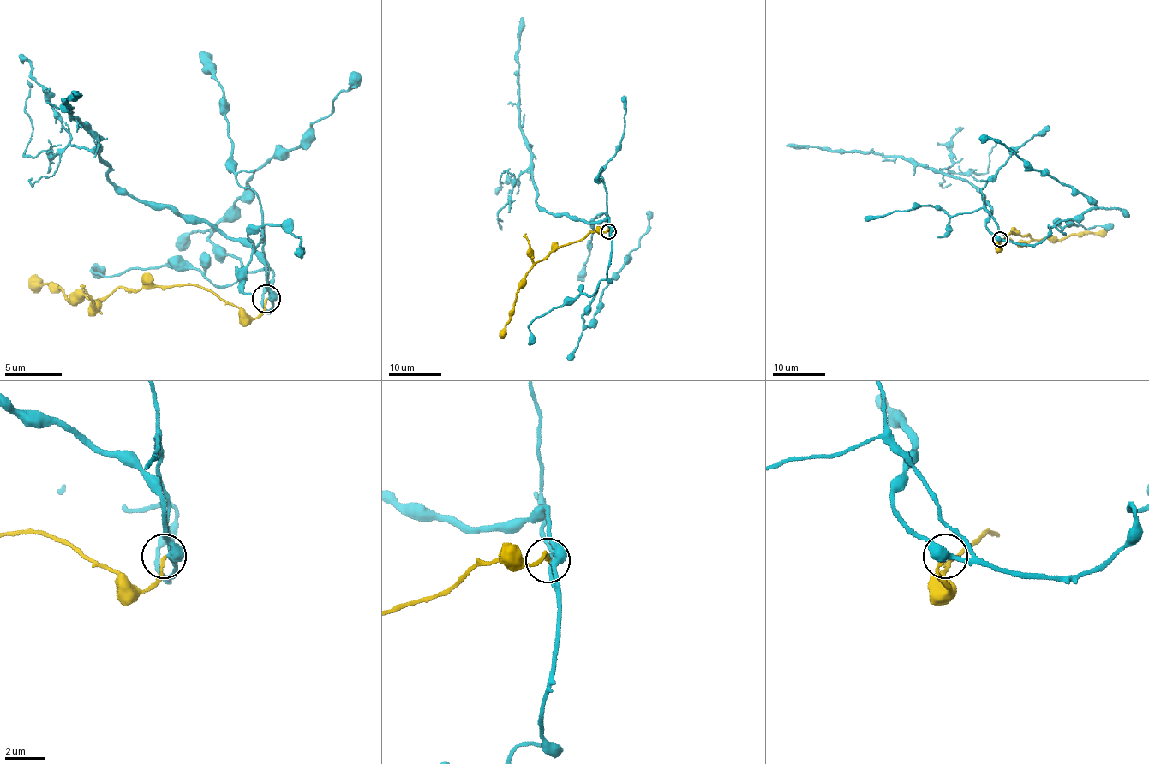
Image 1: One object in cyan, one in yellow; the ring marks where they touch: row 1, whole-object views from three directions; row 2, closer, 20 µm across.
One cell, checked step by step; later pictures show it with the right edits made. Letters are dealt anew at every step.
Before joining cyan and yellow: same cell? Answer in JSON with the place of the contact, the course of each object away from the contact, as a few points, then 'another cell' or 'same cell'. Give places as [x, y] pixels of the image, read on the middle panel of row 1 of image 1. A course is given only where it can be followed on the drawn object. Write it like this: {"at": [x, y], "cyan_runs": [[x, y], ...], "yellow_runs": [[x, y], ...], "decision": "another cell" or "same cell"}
{"at": [608, 231], "cyan_runs": [[609, 231], [607, 217], [585, 222], [553, 214], [535, 201], [532, 156], [522, 132], [517, 102], [523, 17]], "yellow_runs": [[609, 231], [590, 231], [579, 241], [557, 246], [540, 260], [519, 289], [513, 313], [500, 338]], "decision": "same cell"}

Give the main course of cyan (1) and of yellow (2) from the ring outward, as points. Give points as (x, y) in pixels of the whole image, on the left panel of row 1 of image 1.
1: (266, 299), (264, 262), (249, 247), (122, 193), (98, 143), (68, 109), (79, 94)
2: (266, 299), (264, 310), (247, 316), (201, 285), (116, 288), (104, 299), (70, 299), (59, 288), (31, 279)

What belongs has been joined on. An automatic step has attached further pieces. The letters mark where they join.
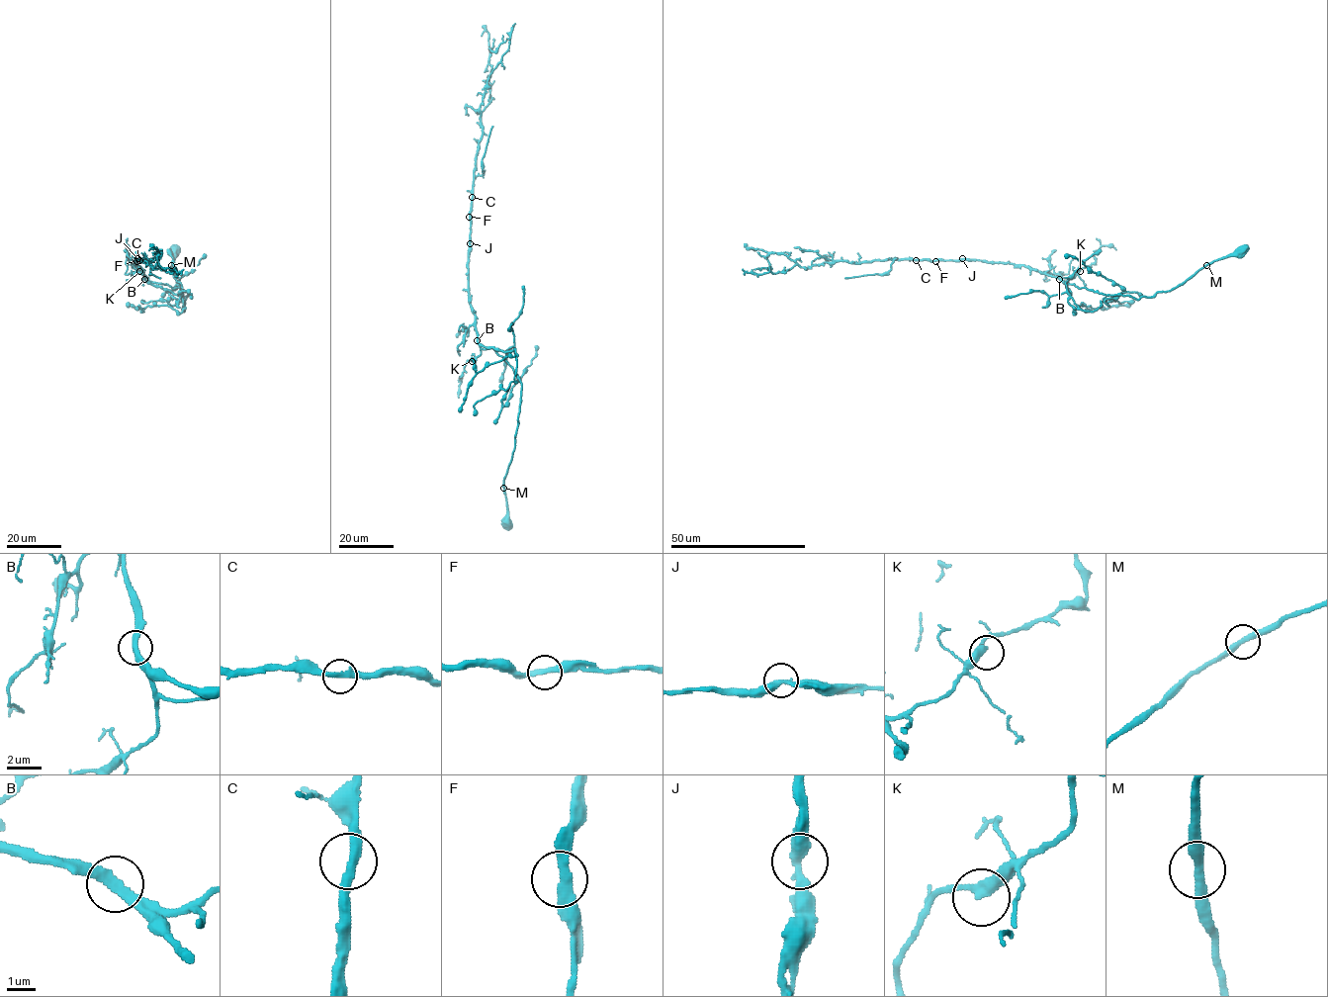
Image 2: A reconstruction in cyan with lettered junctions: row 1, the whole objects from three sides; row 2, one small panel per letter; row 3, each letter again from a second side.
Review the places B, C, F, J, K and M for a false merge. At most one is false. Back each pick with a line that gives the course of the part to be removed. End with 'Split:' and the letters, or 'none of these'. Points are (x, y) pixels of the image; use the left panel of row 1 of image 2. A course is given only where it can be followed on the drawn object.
Split: none of these

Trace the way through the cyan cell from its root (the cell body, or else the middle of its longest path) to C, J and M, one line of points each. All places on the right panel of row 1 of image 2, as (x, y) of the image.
C: (1241, 251), (1207, 263), (1169, 291), (1138, 300), (1079, 288), (1019, 265), (916, 260)
J: (1241, 251), (1207, 263), (1169, 291), (1138, 300), (1079, 288), (1023, 265), (962, 258)
M: (1241, 251), (1206, 265)

